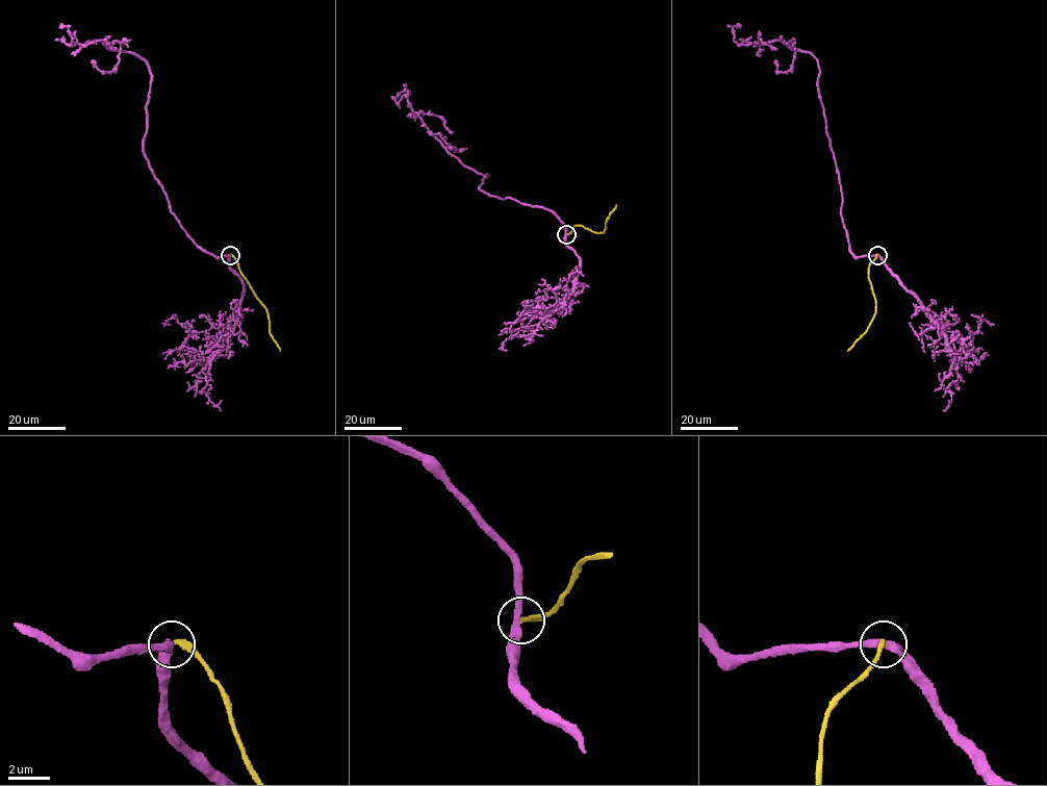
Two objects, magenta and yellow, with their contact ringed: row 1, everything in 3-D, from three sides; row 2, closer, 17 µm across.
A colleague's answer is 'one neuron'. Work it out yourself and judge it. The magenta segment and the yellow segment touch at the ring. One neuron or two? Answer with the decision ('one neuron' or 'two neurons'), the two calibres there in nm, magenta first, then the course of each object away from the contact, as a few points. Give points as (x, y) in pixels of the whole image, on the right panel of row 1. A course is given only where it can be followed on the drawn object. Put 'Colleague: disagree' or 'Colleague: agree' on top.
Colleague: agree
one neuron; 360 nm thick on the magenta side, 260 nm on the other; magenta runs (877, 255), (850, 252), (819, 93), (818, 61), (781, 40), (737, 45), (733, 28), (740, 28); yellow runs (877, 255), (868, 275), (876, 303), (875, 314), (847, 351)

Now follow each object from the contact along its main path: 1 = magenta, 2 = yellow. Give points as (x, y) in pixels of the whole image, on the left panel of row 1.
1: (230, 255), (205, 252), (187, 234), (154, 176), (144, 150), (146, 61), (100, 40), (72, 45), (59, 28)
2: (230, 255), (265, 308), (269, 331), (280, 351)

